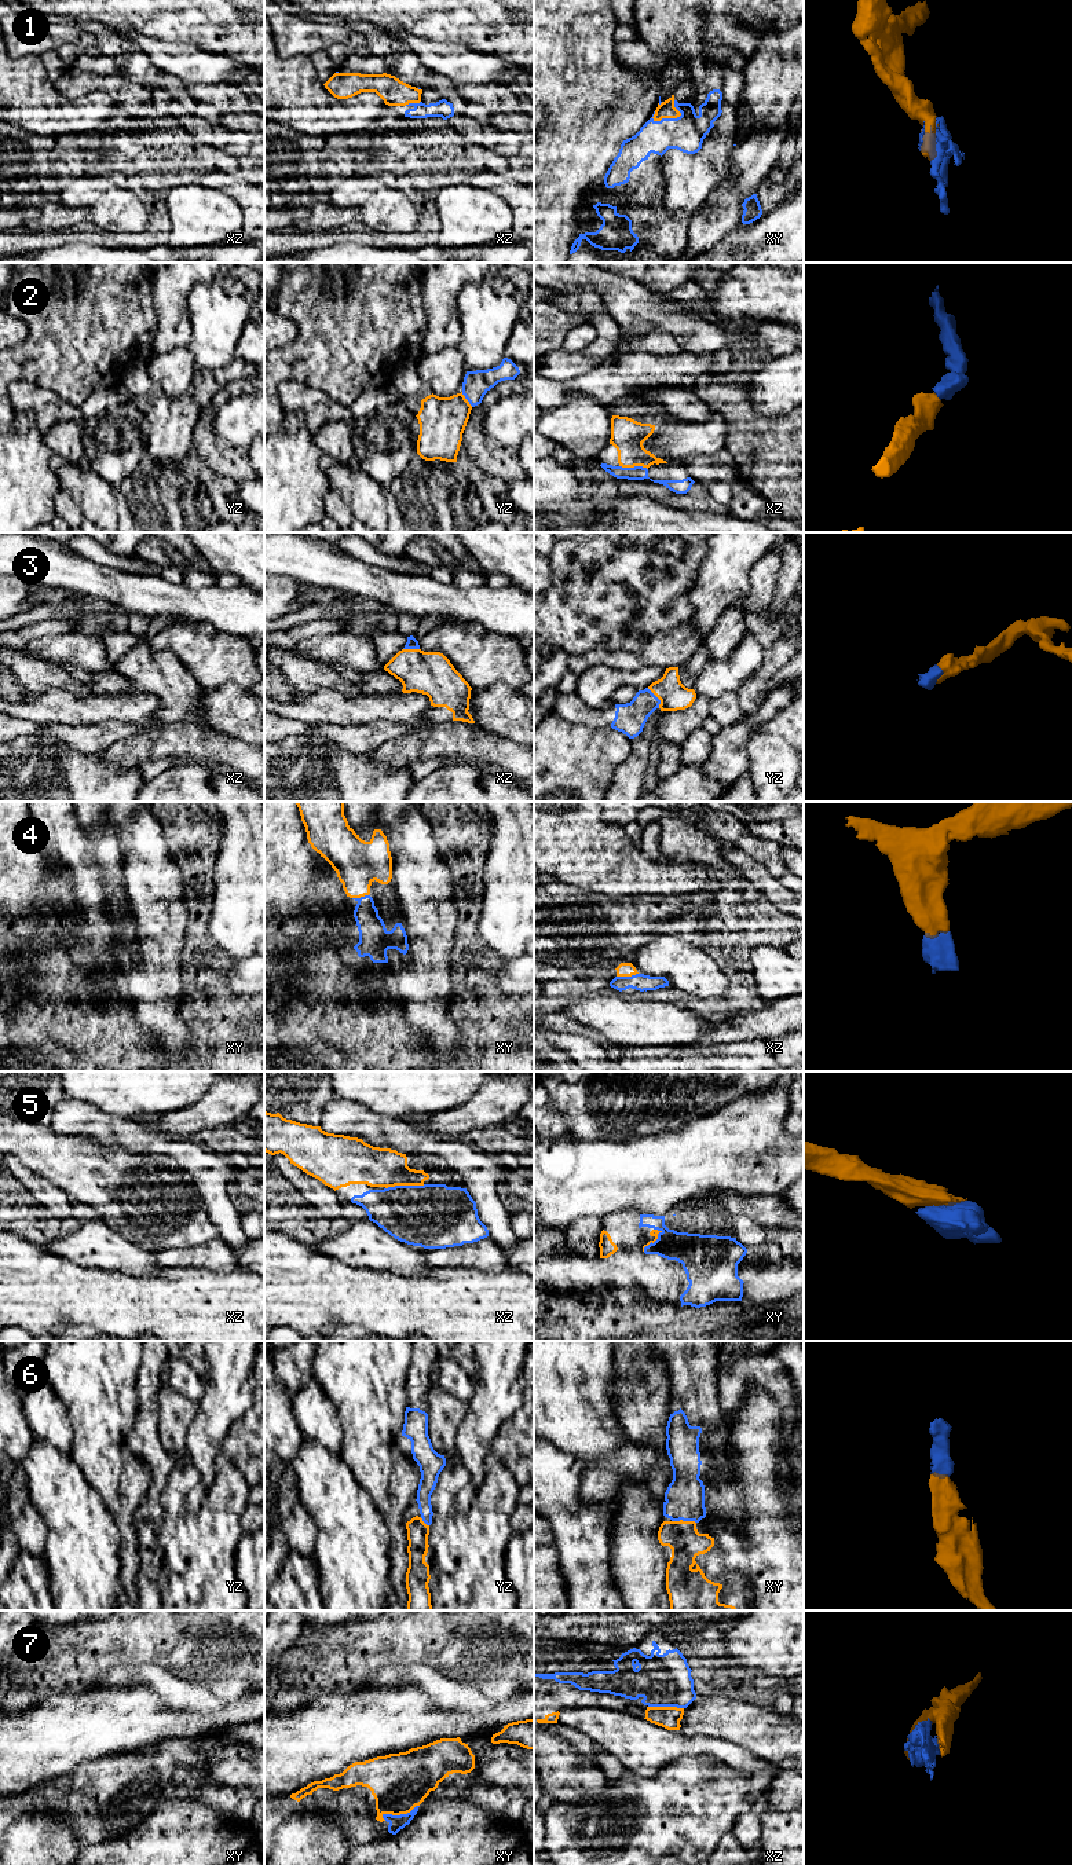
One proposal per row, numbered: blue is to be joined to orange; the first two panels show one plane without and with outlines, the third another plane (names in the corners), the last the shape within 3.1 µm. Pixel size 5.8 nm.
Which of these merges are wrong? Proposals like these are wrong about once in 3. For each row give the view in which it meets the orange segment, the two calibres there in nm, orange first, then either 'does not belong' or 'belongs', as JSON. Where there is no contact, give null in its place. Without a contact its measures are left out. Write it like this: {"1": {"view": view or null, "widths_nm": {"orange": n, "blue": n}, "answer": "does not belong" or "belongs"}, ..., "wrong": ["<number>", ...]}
{"1": {"view": "xy", "widths_nm": {"orange": 100, "blue": 200}, "answer": "belongs"}, "2": {"view": "xz", "widths_nm": {"orange": 190, "blue": 80}, "answer": "belongs"}, "3": {"view": "yz", "widths_nm": {"orange": 170, "blue": 180}, "answer": "belongs"}, "4": {"view": "xz", "widths_nm": {"orange": 80, "blue": 100}, "answer": "belongs"}, "5": {"view": "xz", "widths_nm": {"orange": 220, "blue": 380}, "answer": "belongs"}, "6": {"view": "xy", "widths_nm": {"orange": 190, "blue": 220}, "answer": "belongs"}, "7": {"view": "xy", "widths_nm": {"orange": 340, "blue": 90}, "answer": "belongs"}, "wrong": []}

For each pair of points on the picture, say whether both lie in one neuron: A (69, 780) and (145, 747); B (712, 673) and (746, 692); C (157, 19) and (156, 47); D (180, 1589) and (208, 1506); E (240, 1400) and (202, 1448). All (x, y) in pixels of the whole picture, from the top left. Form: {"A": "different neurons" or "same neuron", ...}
{"A": "different neurons", "B": "different neurons", "C": "different neurons", "D": "same neuron", "E": "same neuron"}

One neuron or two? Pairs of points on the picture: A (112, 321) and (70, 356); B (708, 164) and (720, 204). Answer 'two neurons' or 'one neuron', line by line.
A: one neuron
B: two neurons

